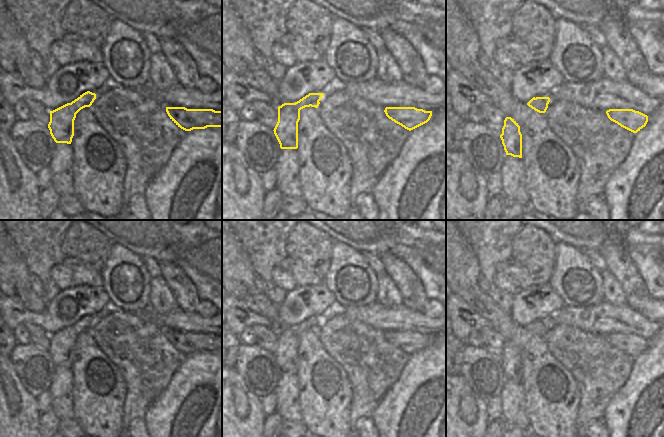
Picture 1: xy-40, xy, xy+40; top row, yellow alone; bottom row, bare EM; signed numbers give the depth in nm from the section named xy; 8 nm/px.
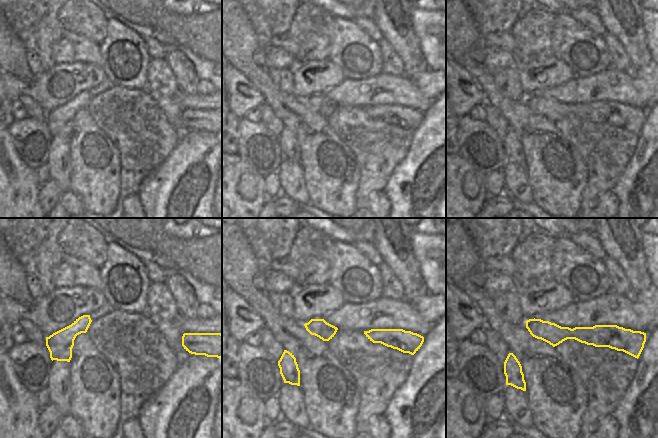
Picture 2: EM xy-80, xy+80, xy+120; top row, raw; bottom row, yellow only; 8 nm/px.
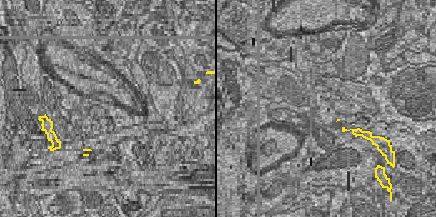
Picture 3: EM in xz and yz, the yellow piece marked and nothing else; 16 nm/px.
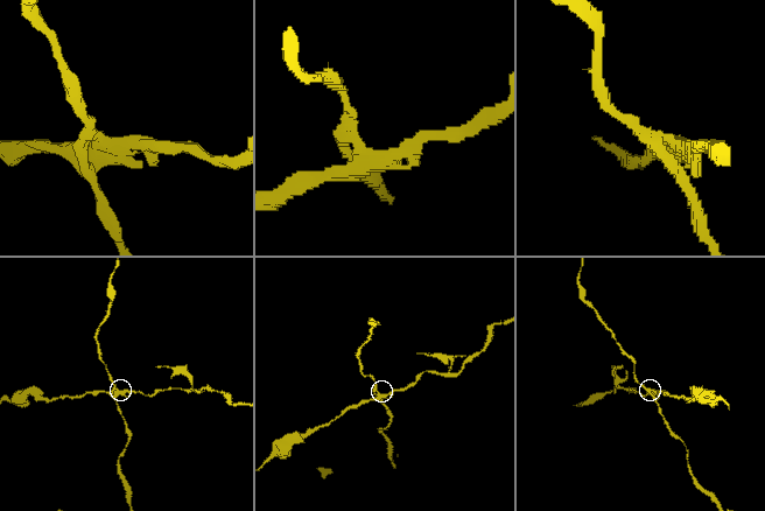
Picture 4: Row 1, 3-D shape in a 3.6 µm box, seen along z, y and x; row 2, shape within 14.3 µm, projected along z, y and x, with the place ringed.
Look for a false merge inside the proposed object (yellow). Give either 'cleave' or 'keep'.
cleave

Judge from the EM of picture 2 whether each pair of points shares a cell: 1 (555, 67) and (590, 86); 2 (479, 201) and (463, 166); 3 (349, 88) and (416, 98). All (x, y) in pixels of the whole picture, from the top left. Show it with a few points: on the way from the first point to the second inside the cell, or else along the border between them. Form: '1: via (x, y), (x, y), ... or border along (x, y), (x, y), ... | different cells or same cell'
1: border along (574, 77), (562, 84), (551, 86) | different cells
2: via (482, 191), (480, 178), (473, 171) | same cell
3: via (366, 87), (371, 84), (399, 89) | same cell

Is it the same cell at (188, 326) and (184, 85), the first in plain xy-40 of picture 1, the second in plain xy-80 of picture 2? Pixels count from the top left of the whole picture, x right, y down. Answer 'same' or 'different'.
different

